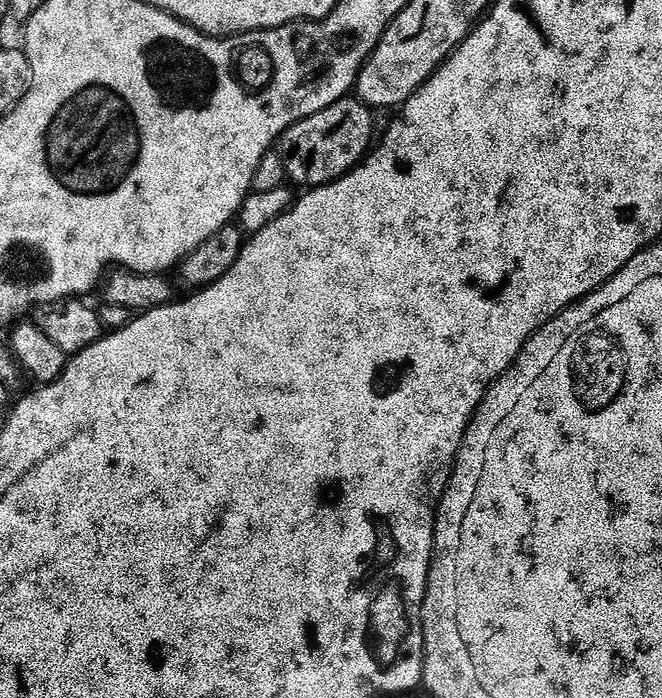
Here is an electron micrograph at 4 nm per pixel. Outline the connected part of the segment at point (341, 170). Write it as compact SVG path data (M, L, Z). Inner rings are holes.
M345 98L293 124L278 141L278 149L284 155L284 168L293 180L291 183L305 184L305 189L311 190L323 188L325 184L332 184L347 176L369 155L373 147L372 131L376 124L372 116L373 109L360 99Z

